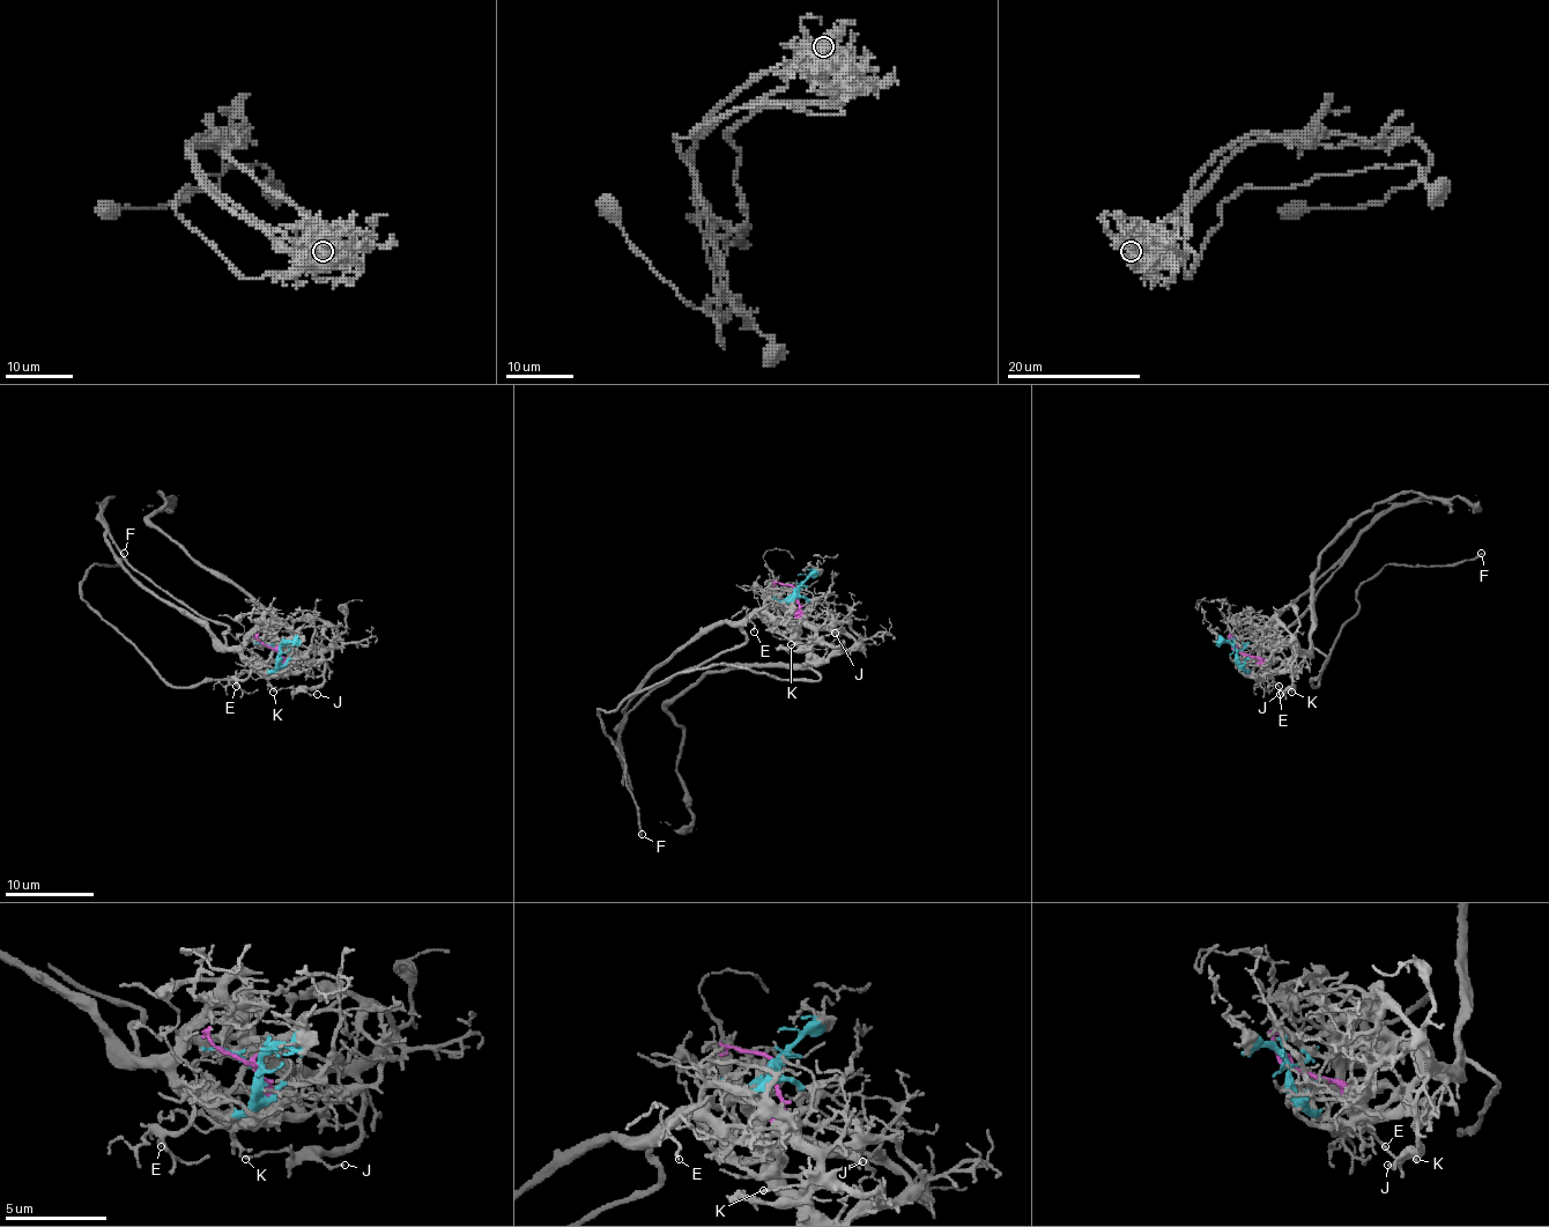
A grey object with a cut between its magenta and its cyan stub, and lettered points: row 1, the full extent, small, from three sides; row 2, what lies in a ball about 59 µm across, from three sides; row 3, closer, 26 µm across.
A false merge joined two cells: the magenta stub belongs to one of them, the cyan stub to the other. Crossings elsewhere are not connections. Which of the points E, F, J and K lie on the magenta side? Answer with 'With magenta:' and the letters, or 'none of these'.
With magenta: F, J, K

